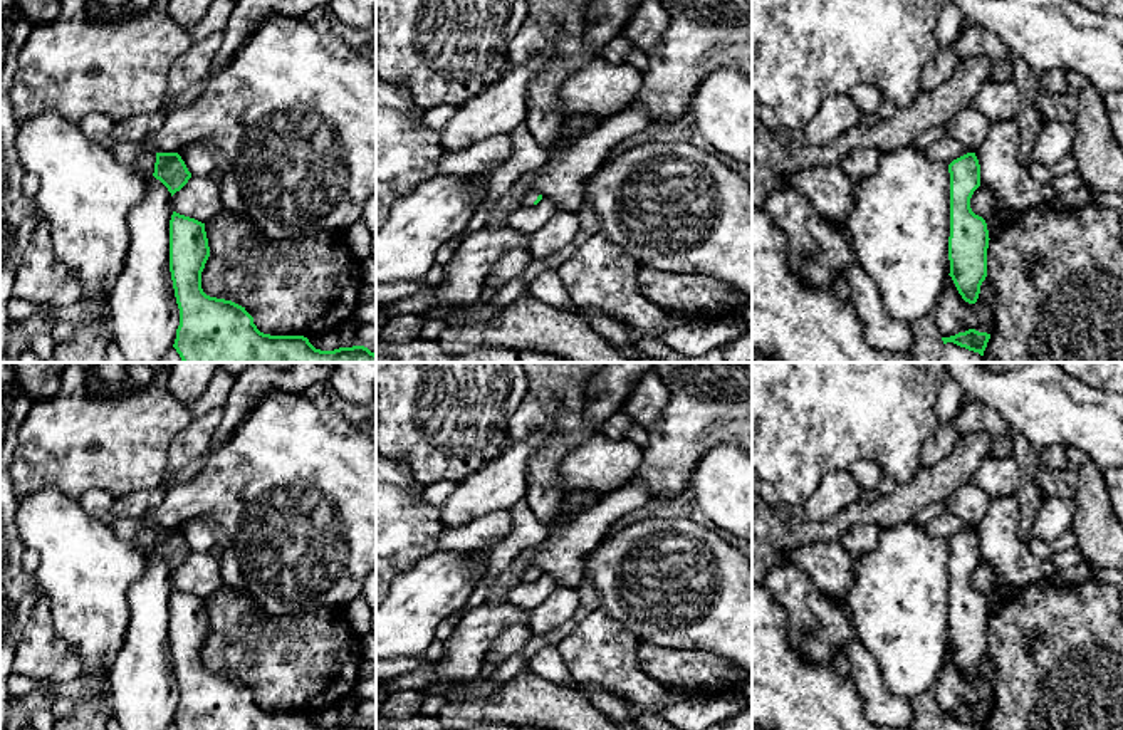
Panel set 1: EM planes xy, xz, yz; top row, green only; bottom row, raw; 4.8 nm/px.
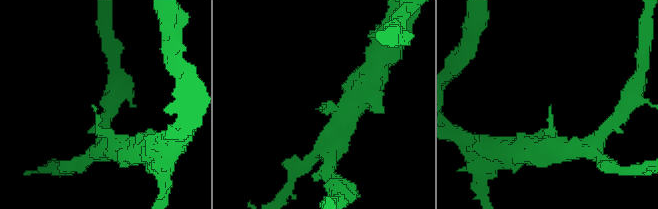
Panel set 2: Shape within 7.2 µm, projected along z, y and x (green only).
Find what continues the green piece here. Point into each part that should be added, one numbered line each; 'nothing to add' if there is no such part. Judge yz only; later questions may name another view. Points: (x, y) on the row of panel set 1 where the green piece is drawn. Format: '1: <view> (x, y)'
nothing to add

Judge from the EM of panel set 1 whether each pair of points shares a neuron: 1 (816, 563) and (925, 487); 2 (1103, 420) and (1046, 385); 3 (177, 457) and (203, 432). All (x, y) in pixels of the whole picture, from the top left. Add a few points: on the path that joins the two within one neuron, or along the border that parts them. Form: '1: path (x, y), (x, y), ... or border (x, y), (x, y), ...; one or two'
1: border (840, 541), (816, 541), (801, 547); two
2: path (1090, 420), (1078, 417), (1060, 398); one
3: path (183, 450), (197, 437); one

